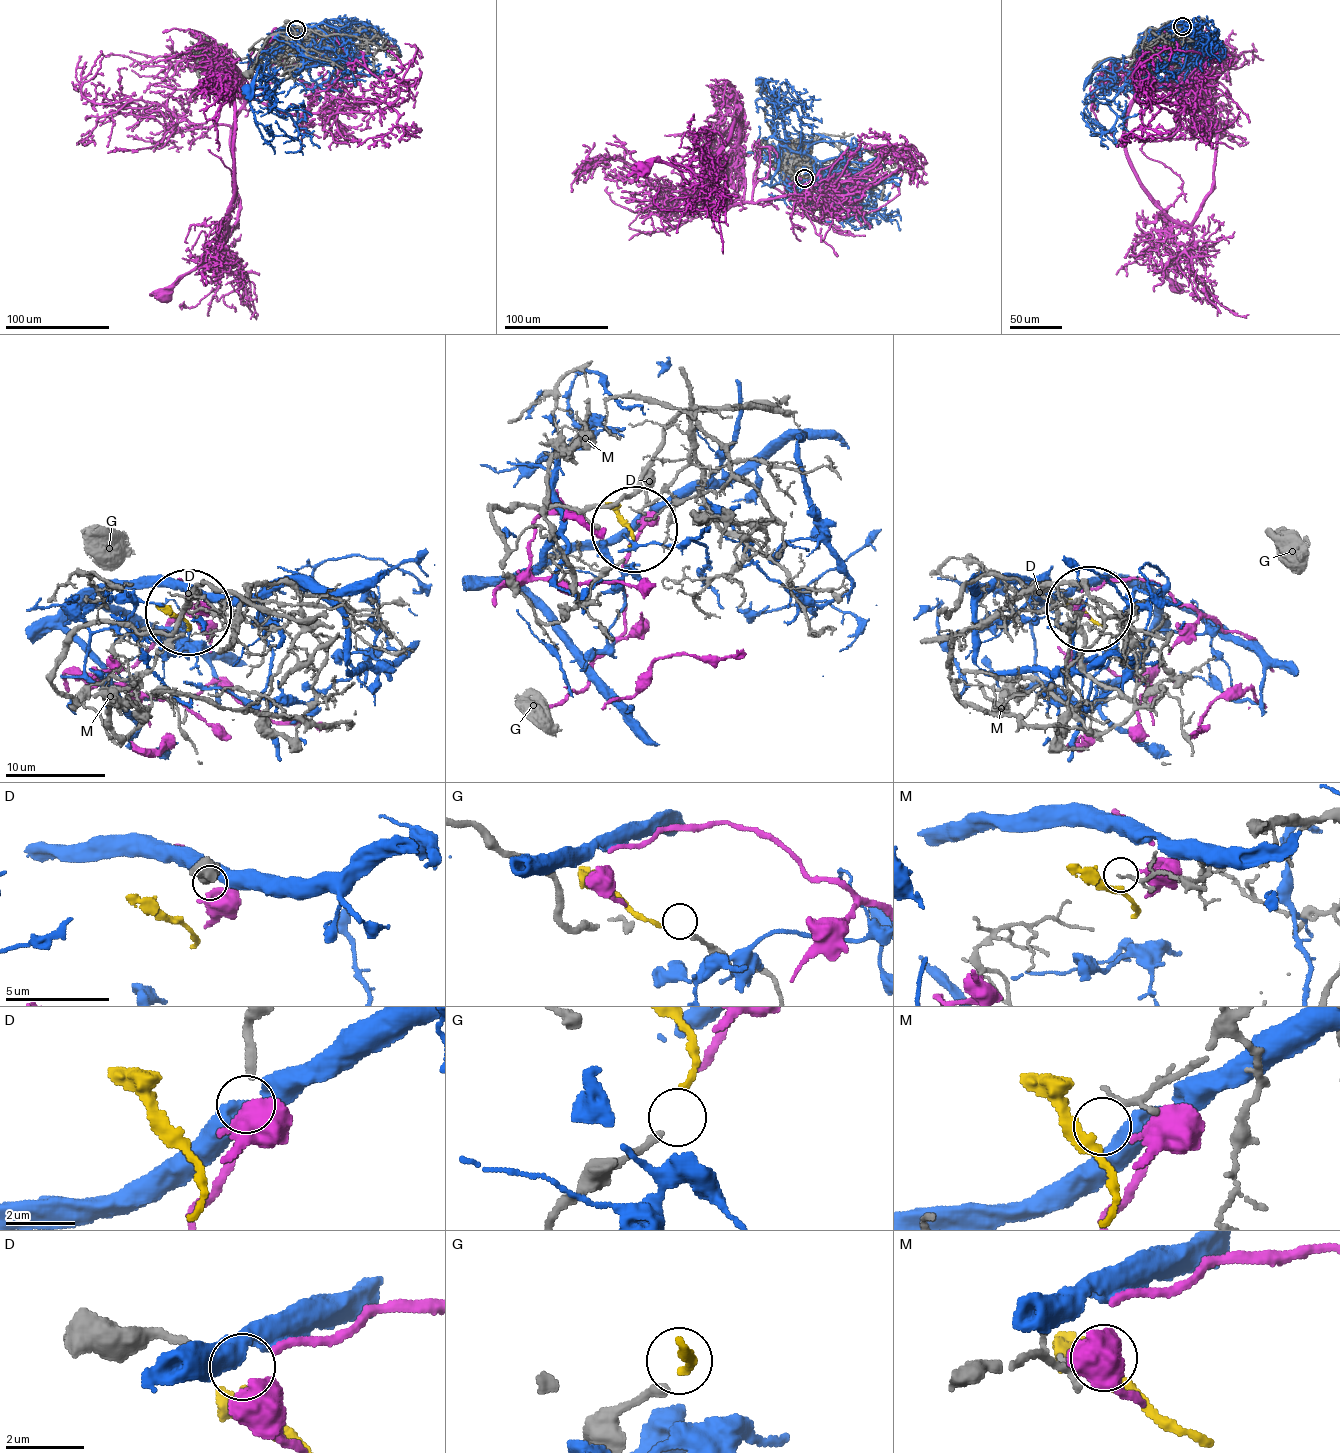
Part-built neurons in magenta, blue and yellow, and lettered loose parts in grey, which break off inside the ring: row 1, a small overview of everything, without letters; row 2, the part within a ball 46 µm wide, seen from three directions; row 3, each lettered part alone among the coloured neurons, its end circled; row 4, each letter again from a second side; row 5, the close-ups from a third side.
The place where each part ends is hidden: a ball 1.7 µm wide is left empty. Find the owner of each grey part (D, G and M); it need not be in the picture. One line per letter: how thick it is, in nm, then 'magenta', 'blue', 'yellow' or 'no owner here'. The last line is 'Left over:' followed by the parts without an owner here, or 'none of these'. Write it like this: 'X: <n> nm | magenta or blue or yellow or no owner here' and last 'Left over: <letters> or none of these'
D: 220 nm | magenta
G: 240 nm | yellow
M: 130 nm | no owner here
Left over: M

